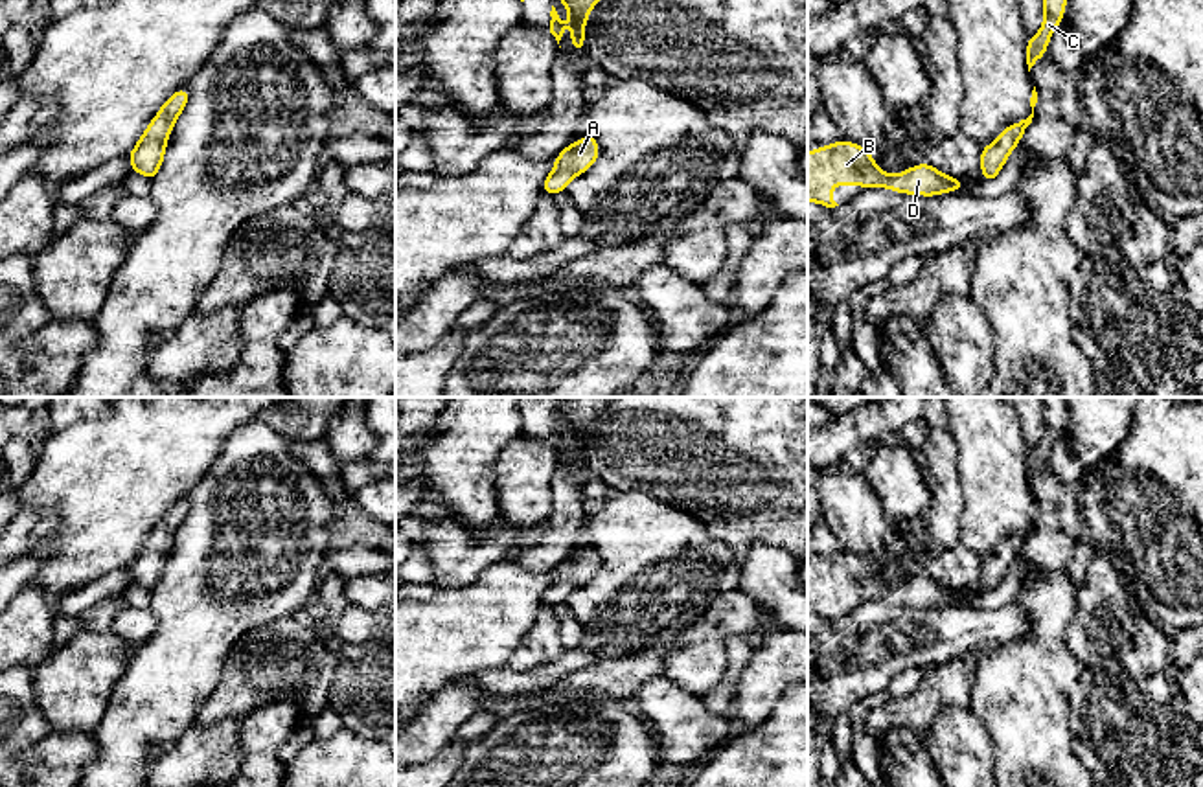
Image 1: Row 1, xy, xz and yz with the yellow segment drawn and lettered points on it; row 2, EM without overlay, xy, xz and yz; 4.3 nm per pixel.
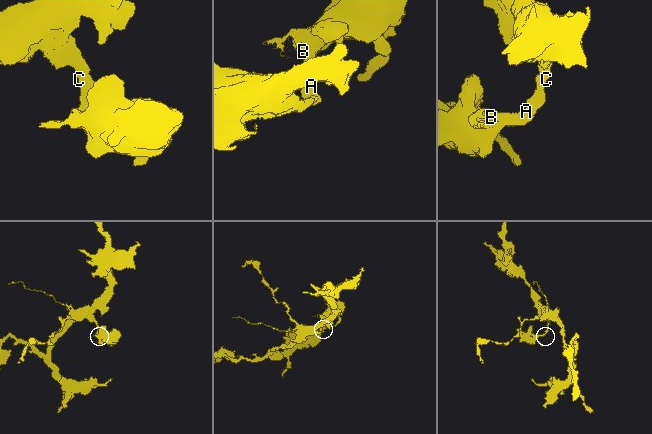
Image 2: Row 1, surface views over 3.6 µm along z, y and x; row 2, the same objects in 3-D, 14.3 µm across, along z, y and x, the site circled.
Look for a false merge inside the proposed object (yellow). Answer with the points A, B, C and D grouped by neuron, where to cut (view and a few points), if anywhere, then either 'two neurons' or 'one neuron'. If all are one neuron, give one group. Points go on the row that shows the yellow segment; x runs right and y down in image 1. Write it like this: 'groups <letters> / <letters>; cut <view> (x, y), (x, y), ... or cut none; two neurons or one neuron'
groups A B C D; cut none; one neuron

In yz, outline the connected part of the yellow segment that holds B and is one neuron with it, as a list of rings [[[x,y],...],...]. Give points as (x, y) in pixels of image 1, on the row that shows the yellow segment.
[[[844,140],[808,151],[808,202],[839,206],[831,199],[833,186],[887,188],[903,195],[934,197],[966,188],[964,180],[947,177],[933,164],[916,164],[899,175],[877,167],[865,147]]]

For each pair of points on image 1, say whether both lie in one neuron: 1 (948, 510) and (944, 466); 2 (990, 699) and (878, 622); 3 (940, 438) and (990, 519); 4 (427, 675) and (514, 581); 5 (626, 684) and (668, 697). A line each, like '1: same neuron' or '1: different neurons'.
1: same neuron
2: different neurons
3: different neurons
4: same neuron
5: different neurons

